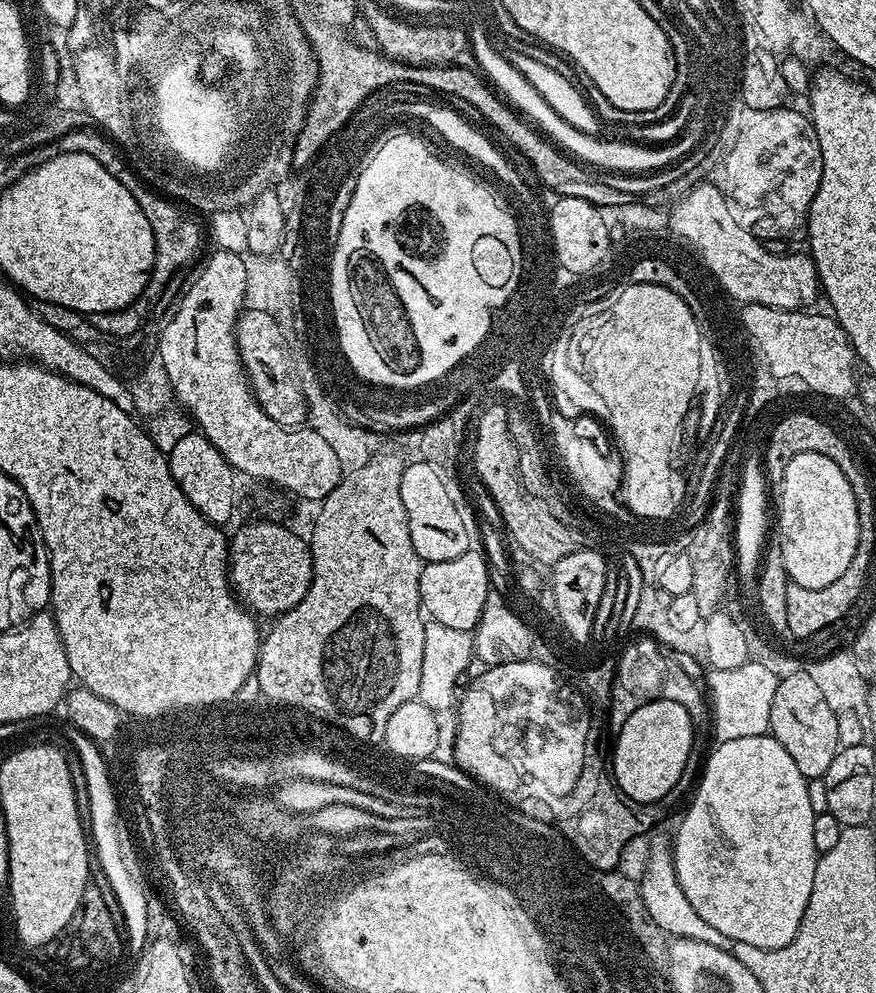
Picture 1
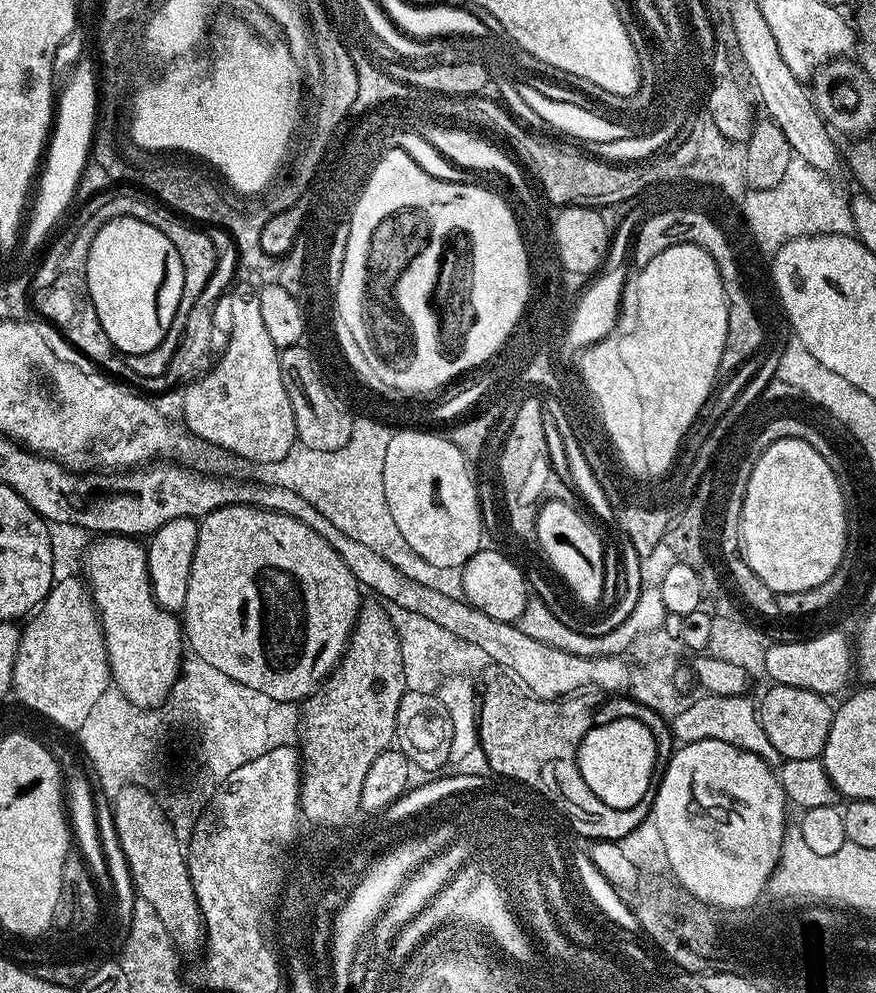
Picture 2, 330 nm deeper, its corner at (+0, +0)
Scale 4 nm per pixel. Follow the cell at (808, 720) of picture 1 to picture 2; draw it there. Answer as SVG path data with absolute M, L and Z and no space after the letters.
M773 683L772 689L758 700L758 715L766 738L770 738L770 749L780 758L814 759L823 757L826 738L830 734L834 708L817 692L802 690L798 686Z

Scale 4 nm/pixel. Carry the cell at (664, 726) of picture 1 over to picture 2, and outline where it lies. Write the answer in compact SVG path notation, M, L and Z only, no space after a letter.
M633 716L618 718L616 722L608 722L606 725L593 723L591 730L582 738L580 749L576 754L576 761L580 767L582 778L586 778L586 786L590 786L590 790L594 790L594 794L598 794L598 798L606 806L612 810L632 808L635 804L642 803L644 795L648 792L648 787L650 787L649 792L653 787L654 776L652 780L652 771L657 771L658 768L656 739L654 734L650 734L650 730L646 726L637 724Z

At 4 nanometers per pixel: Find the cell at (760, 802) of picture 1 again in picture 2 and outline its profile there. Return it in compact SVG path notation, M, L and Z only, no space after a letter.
M703 740L677 747L672 754L672 760L663 769L664 777L659 777L656 792L656 805L651 806L650 812L656 817L659 833L662 836L663 845L666 846L667 867L676 875L675 883L689 892L694 899L708 904L712 908L723 910L735 910L734 908L748 908L764 892L764 887L769 887L772 874L776 870L776 864L780 861L780 848L784 845L784 806L786 799L783 787L780 785L777 773L764 761L765 757L758 752L748 752L745 748L739 748L733 744L727 744L721 740Z

